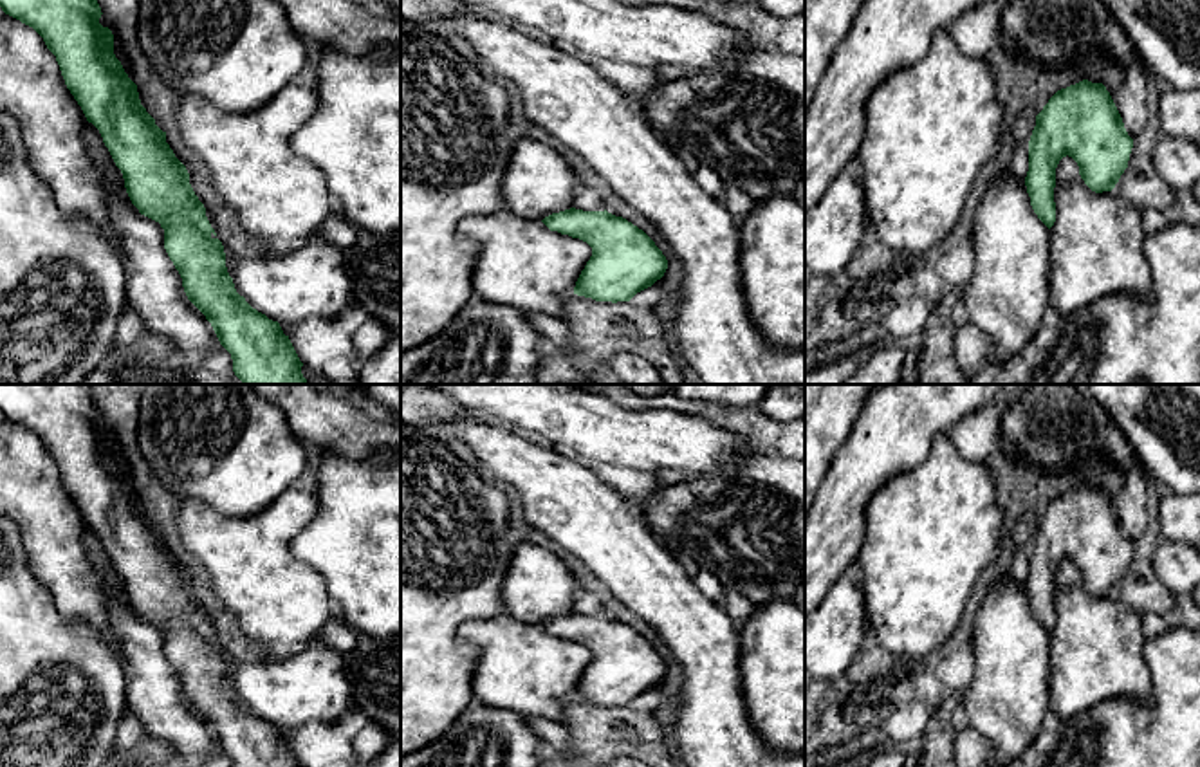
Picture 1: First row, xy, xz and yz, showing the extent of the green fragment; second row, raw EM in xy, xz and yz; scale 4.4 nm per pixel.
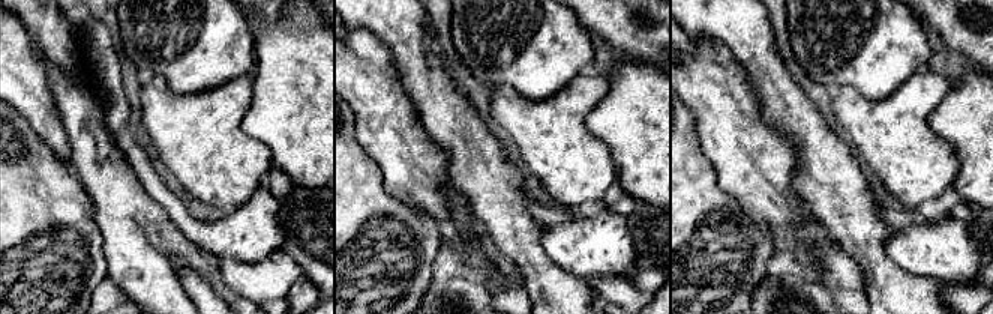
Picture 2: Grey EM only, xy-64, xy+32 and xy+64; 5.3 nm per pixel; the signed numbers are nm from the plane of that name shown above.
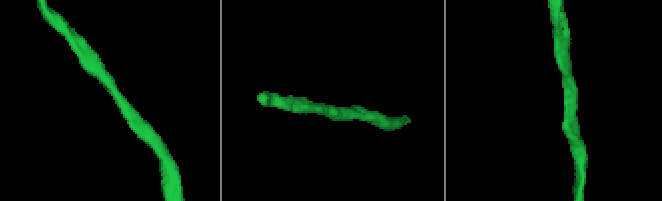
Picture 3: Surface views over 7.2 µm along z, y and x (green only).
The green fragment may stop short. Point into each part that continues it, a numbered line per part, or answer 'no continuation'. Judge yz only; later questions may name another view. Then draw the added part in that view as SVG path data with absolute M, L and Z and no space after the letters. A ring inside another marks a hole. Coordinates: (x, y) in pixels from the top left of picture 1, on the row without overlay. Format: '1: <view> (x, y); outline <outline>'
1: yz (1007, 699); outline M1011 576L1000 579L985 596L973 619L974 675L964 695L969 725L992 747L989 765L1007 767L1021 760L1043 731L1048 706L1050 633L1030 610L1025 587Z

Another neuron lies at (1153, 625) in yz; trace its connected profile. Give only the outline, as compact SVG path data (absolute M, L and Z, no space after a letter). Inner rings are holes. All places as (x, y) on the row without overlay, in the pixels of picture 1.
M1146 614L1140 619L1142 633L1148 641L1166 633L1175 624L1175 619L1160 617L1157 614Z

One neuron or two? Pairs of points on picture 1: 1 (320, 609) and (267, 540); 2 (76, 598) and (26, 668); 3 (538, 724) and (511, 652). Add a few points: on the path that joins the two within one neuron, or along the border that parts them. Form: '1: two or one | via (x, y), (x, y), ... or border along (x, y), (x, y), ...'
1: one | via (304, 592), (267, 556)
2: two | border along (38, 580), (65, 618), (83, 619), (100, 636)
3: two | border along (527, 717), (547, 717), (562, 724)

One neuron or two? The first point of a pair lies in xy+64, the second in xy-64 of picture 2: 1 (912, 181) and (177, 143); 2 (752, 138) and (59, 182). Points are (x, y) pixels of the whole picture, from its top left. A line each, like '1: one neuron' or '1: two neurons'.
1: one neuron
2: two neurons

